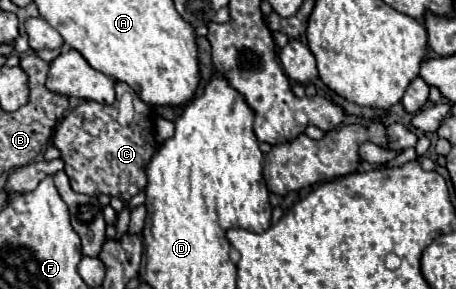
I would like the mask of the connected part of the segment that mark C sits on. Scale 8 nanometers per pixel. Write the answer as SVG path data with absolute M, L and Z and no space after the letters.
M133 96L135 116L129 126L119 126L117 106L105 106L99 102L83 102L71 110L59 130L53 136L53 144L61 150L65 162L65 174L69 176L71 188L81 194L117 196L129 202L137 192L147 186L147 164L155 152L155 114L151 106Z

